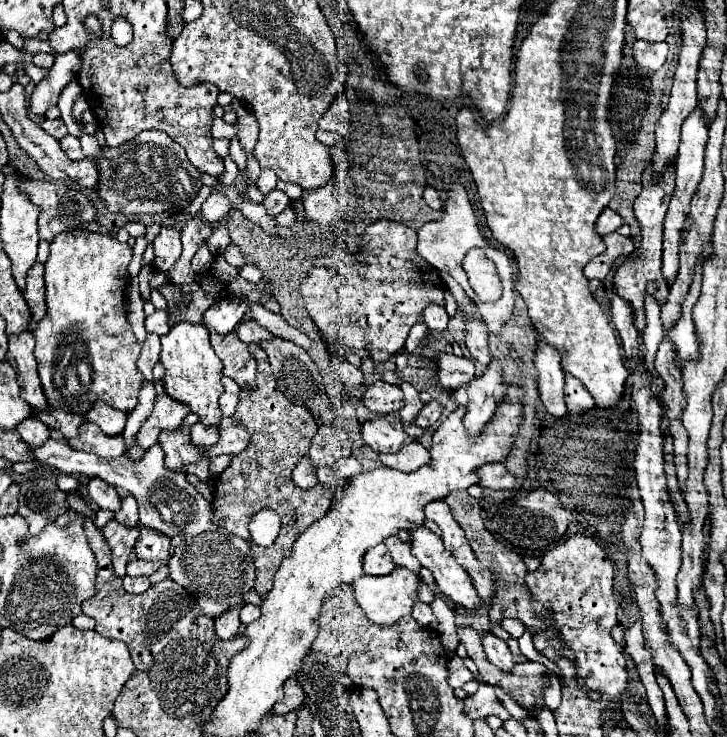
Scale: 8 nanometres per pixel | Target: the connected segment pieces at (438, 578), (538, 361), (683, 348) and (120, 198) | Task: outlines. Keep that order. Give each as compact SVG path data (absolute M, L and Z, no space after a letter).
M423 525L417 527L417 529L413 529L411 533L413 533L411 549L413 549L415 557L421 561L421 565L427 567L427 569L433 573L435 585L439 587L439 591L441 591L447 599L451 599L455 605L459 605L459 607L463 607L463 609L467 609L467 611L477 609L477 607L481 605L481 599L479 599L479 595L477 595L477 591L475 591L475 585L473 585L471 577L469 577L469 573L455 561L455 555L451 555L451 553L445 549L441 537L433 535L433 533L431 533L427 527L423 527Z
M539 341L537 353L535 353L535 367L539 373L537 385L541 403L553 417L565 417L567 407L563 399L563 385L565 385L565 373L559 365L559 353L551 349L545 341Z
M699 261L699 265L695 267L695 279L693 279L693 285L689 289L689 295L685 297L681 319L669 331L669 337L671 337L671 341L673 341L675 349L677 349L677 363L679 365L683 365L685 359L695 359L697 349L699 349L691 309L693 309L697 297L699 297L699 291L701 291L701 263L703 261Z
M143 131L119 147L101 145L101 161L97 161L99 179L97 195L109 213L143 215L181 211L203 187L199 171L189 163L183 147L163 131Z

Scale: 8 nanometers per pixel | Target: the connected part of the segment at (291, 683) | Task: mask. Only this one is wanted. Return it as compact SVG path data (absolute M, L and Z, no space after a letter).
M291 677L291 679L283 685L283 691L285 691L285 697L283 697L279 703L275 703L275 707L273 707L273 711L275 711L277 715L289 713L291 709L301 707L301 705L303 705L303 699L305 699L303 689L301 689L301 685L297 683L295 677Z

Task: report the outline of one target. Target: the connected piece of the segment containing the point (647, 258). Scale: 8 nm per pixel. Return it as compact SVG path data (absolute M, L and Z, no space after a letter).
M651 167L645 171L643 175L643 191L641 195L635 199L635 217L641 225L641 251L639 251L639 257L635 257L631 263L623 263L617 273L615 273L615 279L613 279L613 285L615 285L615 293L619 297L623 297L635 317L633 317L633 325L637 327L639 335L643 335L643 329L645 329L645 309L643 309L643 303L645 303L645 295L647 295L647 283L655 283L657 285L657 291L655 291L655 299L665 305L667 303L667 293L669 293L669 287L667 283L663 281L663 273L661 273L661 243L663 243L663 219L665 219L665 213L667 213L667 207L669 207L669 201L671 201L671 195L673 195L673 185L675 185L675 169L667 169L665 175L659 179L659 181L653 181L653 171Z

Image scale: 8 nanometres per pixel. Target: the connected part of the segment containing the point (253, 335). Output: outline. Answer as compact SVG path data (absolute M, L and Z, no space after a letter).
M255 321L239 323L237 325L237 335L239 335L241 341L255 343L255 345L261 345L263 341L269 341L271 339L271 333L265 327L261 327L259 323L255 323Z

